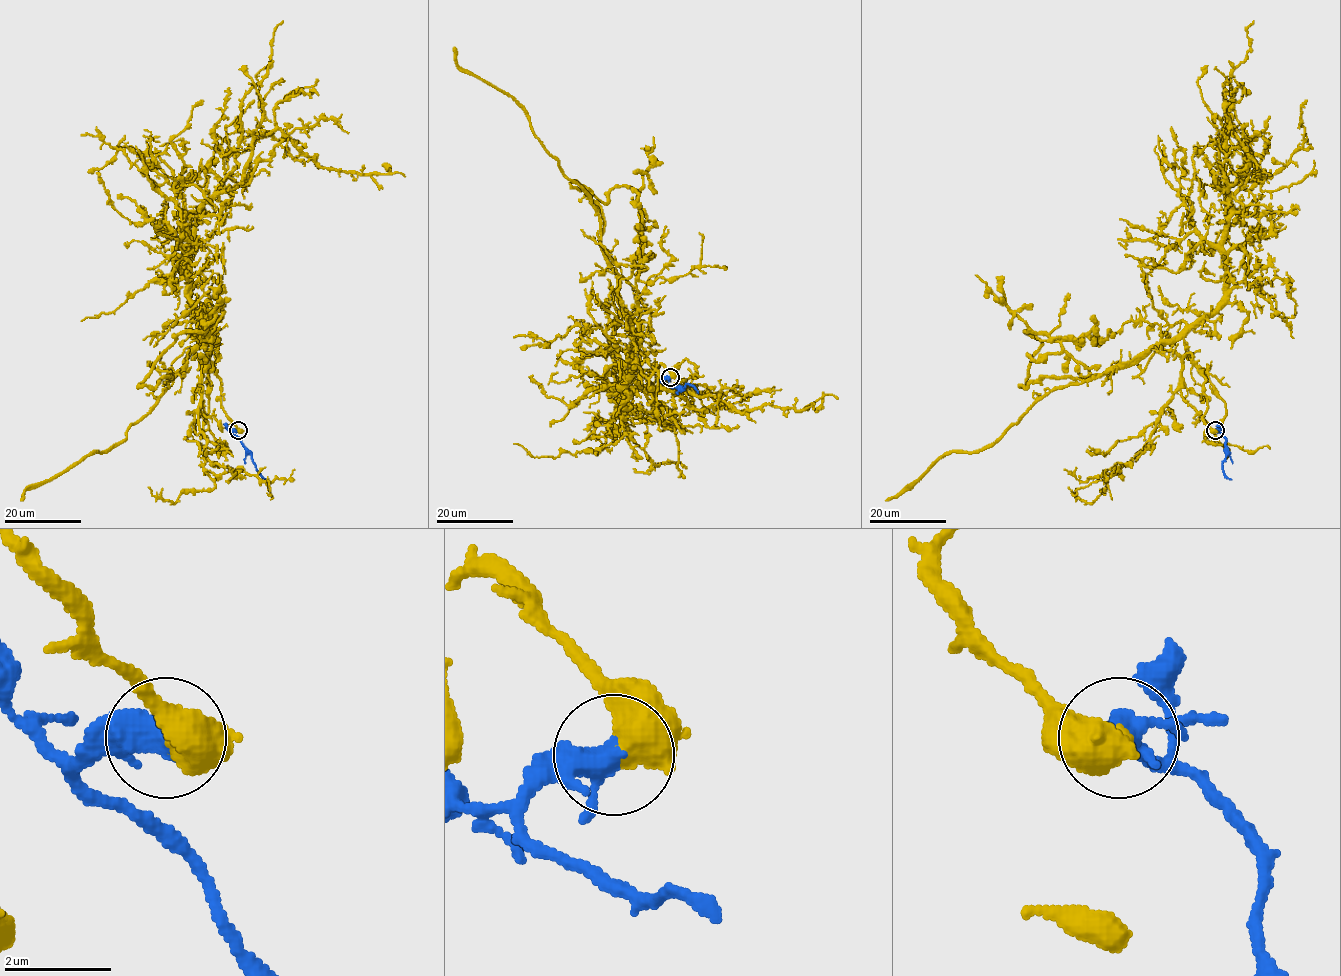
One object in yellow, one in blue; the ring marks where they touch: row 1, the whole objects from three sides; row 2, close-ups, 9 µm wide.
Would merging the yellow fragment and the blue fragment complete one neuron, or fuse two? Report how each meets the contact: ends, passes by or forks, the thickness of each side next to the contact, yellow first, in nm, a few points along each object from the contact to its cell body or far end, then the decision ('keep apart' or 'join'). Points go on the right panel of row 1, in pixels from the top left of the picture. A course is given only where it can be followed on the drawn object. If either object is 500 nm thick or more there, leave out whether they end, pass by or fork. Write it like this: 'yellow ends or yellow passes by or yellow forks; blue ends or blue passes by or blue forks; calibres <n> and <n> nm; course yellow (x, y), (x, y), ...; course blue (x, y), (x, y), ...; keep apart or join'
calibres 650 and 360 nm; course yellow (1215, 431), (1192, 354), (1160, 346), (1225, 294), (1220, 149), (1233, 129), (1250, 155), (1237, 176); course blue (1215, 431), (1226, 439), (1223, 472), (1231, 479); join

